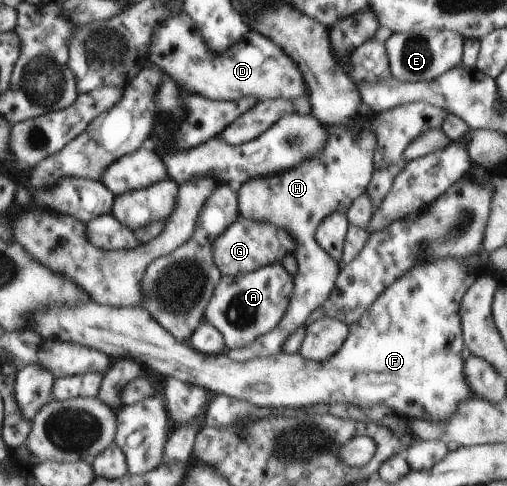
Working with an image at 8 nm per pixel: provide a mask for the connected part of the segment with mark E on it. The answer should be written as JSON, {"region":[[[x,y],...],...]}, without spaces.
{"region":[[[425,29],[423,35],[393,32],[385,41],[392,77],[402,82],[428,82],[435,80],[451,68],[461,65],[463,55],[460,33]]]}

